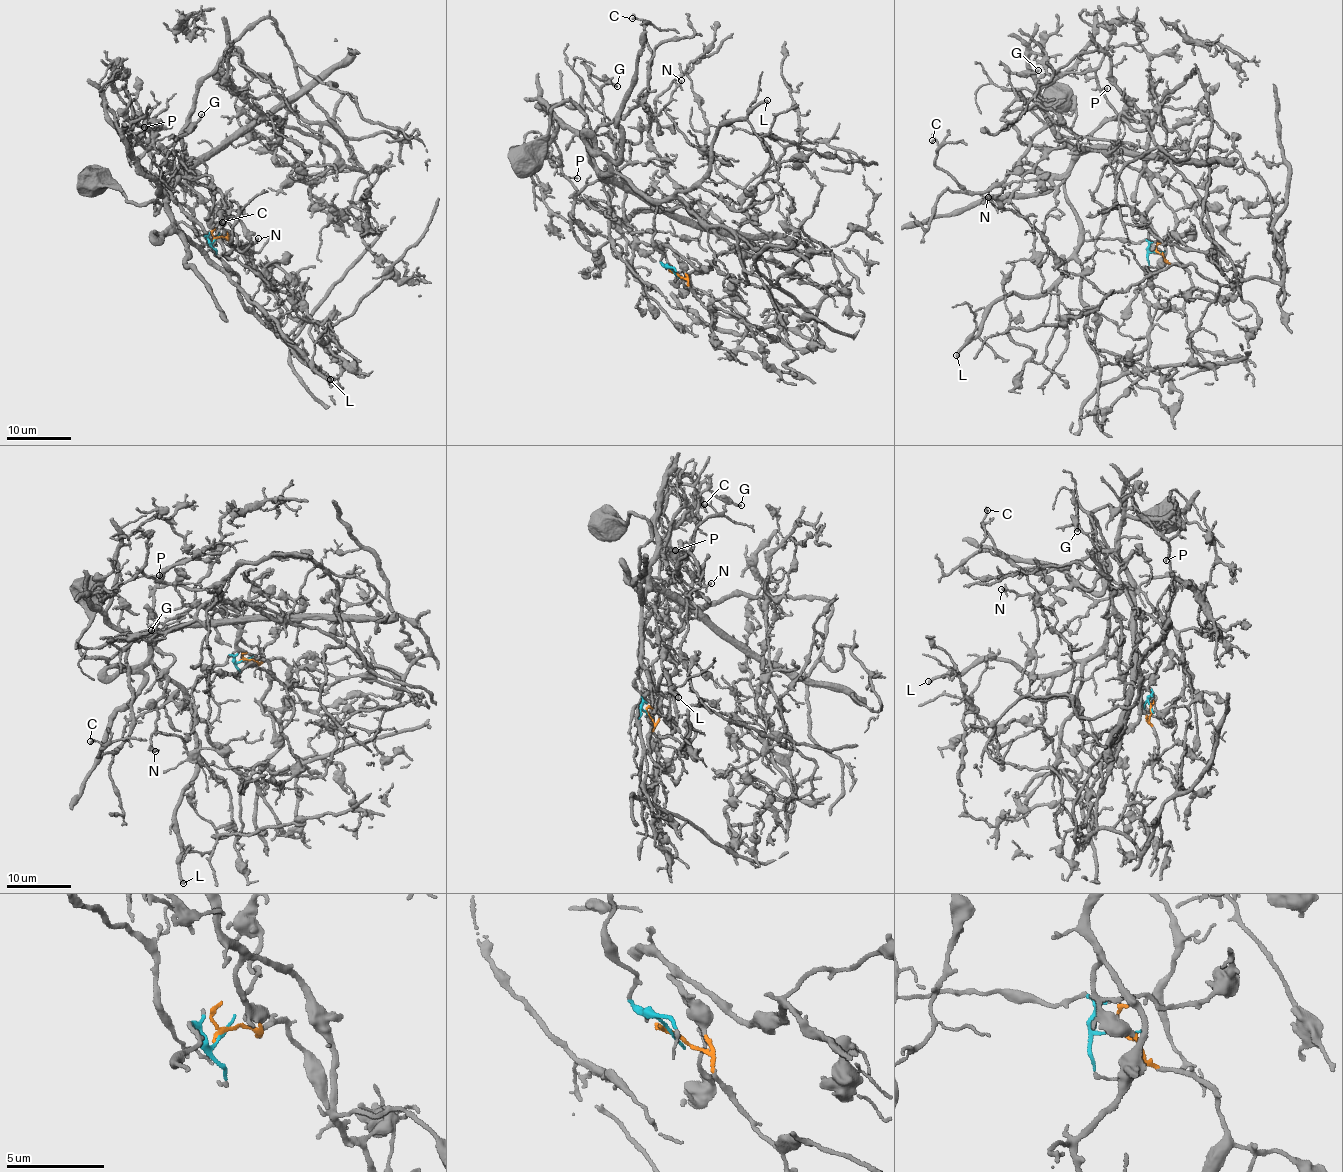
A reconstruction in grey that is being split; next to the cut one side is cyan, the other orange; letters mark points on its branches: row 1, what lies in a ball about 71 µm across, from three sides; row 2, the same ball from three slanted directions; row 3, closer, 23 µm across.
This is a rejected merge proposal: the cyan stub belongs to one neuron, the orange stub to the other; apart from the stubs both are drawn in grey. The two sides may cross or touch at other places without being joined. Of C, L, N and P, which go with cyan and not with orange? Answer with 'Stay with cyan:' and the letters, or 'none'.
Stay with cyan: C, L

